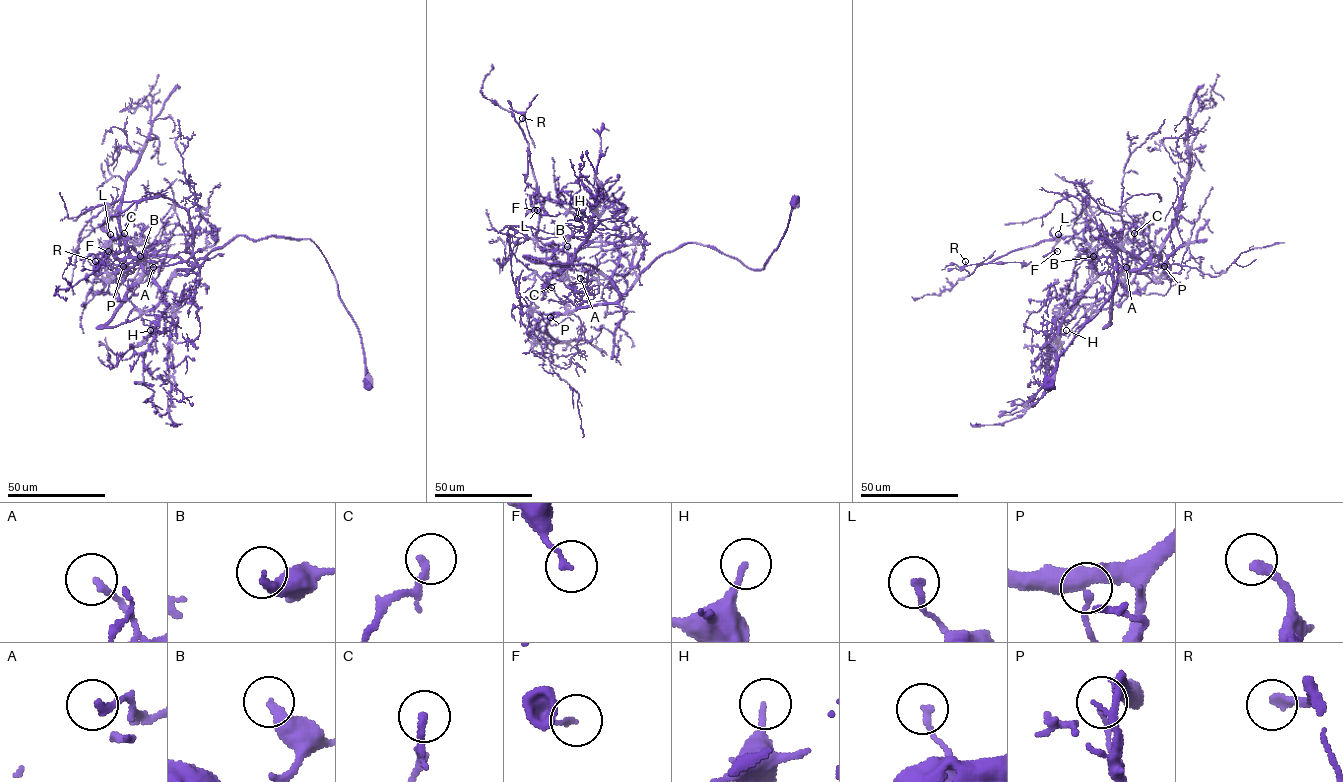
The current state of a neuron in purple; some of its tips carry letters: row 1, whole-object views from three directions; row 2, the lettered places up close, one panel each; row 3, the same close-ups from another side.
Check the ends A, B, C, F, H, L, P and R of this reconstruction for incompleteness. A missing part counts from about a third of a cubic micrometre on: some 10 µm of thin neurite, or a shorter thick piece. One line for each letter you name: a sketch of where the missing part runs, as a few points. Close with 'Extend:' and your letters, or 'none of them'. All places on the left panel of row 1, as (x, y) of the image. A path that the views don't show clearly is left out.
Extend: none of them

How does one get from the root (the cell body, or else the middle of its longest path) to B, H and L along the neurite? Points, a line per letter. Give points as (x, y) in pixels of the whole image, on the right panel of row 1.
B: (1049, 384), (1116, 279), (1114, 248), (1090, 237), (1141, 259), (1126, 252), (1121, 284), (1111, 257), (1093, 256)
H: (1049, 384), (1116, 279), (1090, 237), (1141, 259), (1095, 279), (1066, 330)
L: (1049, 384), (1116, 279), (1114, 248), (1090, 237), (1141, 259), (1126, 252), (1121, 284), (1111, 257), (1058, 234)

